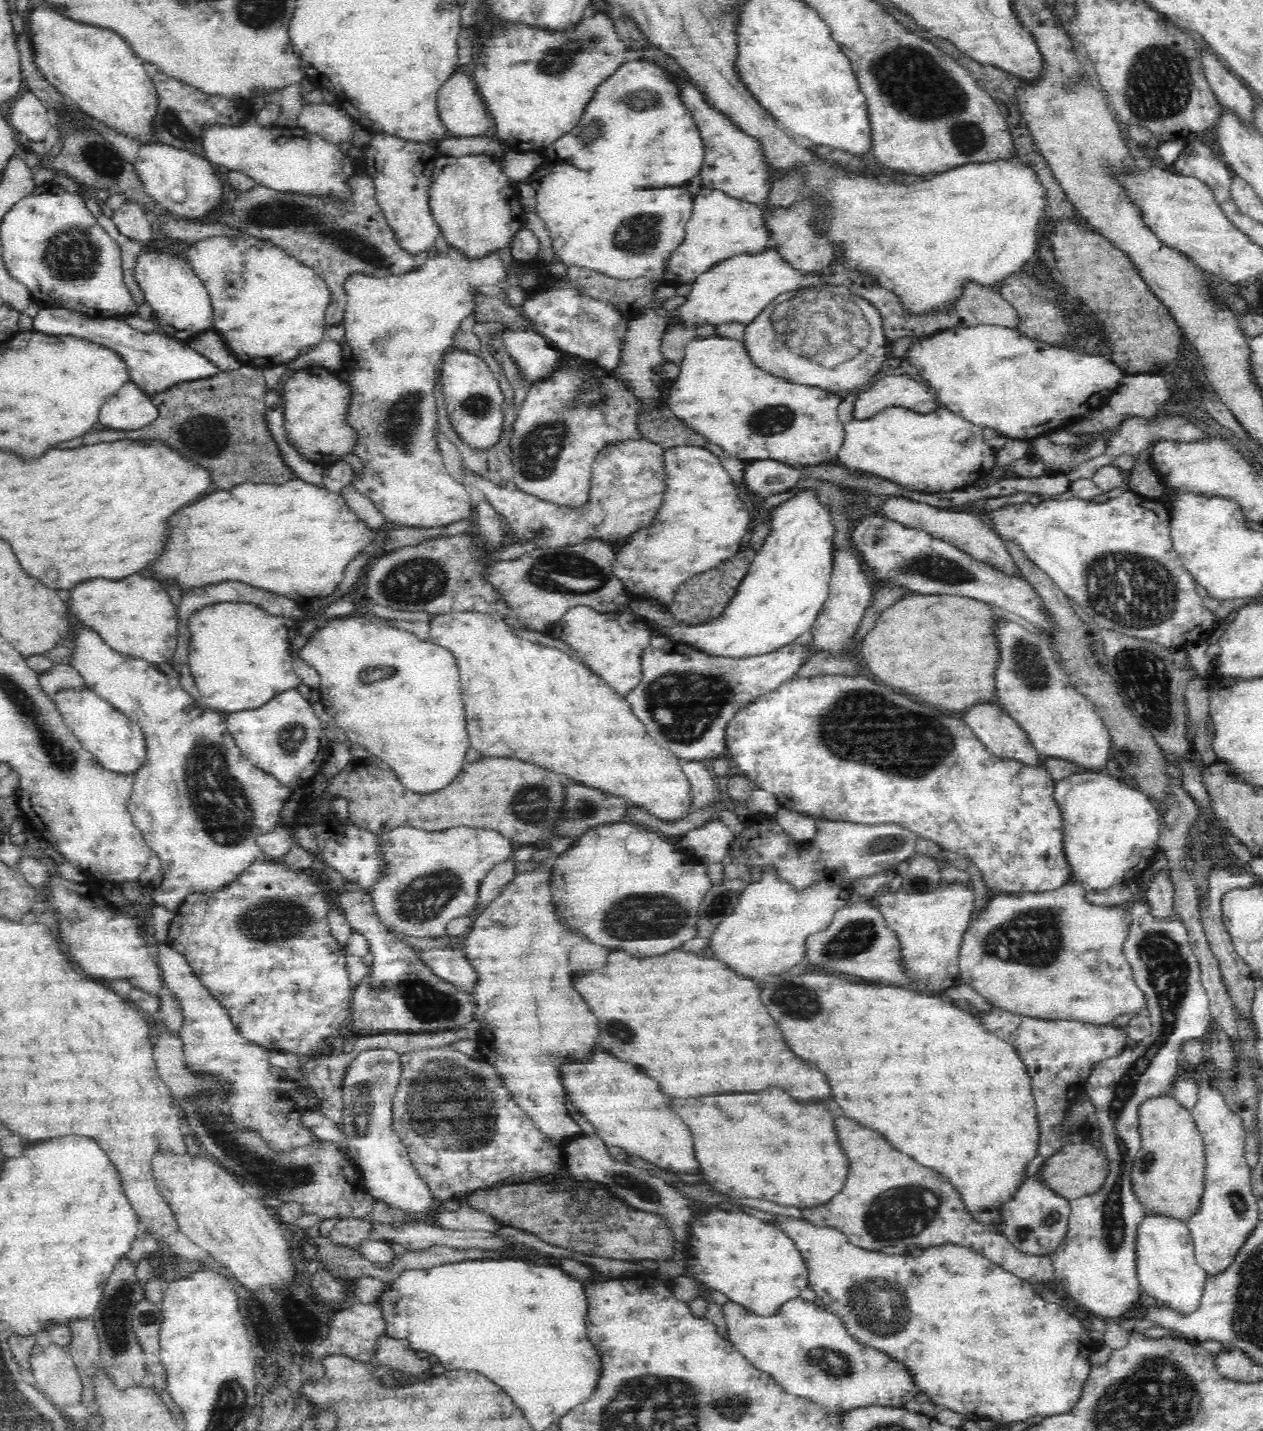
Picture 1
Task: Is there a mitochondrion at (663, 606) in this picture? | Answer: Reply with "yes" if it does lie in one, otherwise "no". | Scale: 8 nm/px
no

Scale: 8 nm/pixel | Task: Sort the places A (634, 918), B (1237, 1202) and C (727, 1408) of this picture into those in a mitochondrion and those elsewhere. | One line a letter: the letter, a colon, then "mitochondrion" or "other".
A: mitochondrion
B: mitochondrion
C: mitochondrion

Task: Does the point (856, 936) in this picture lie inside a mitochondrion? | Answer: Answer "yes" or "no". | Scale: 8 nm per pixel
yes

